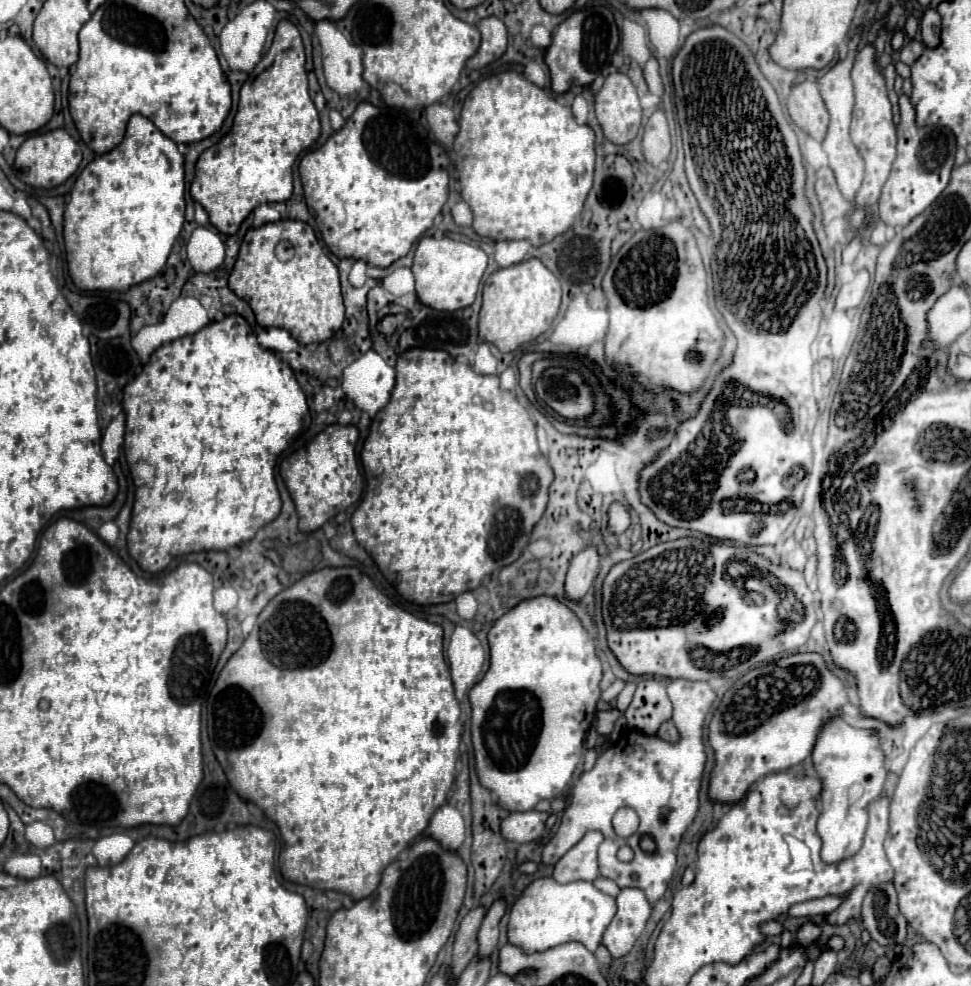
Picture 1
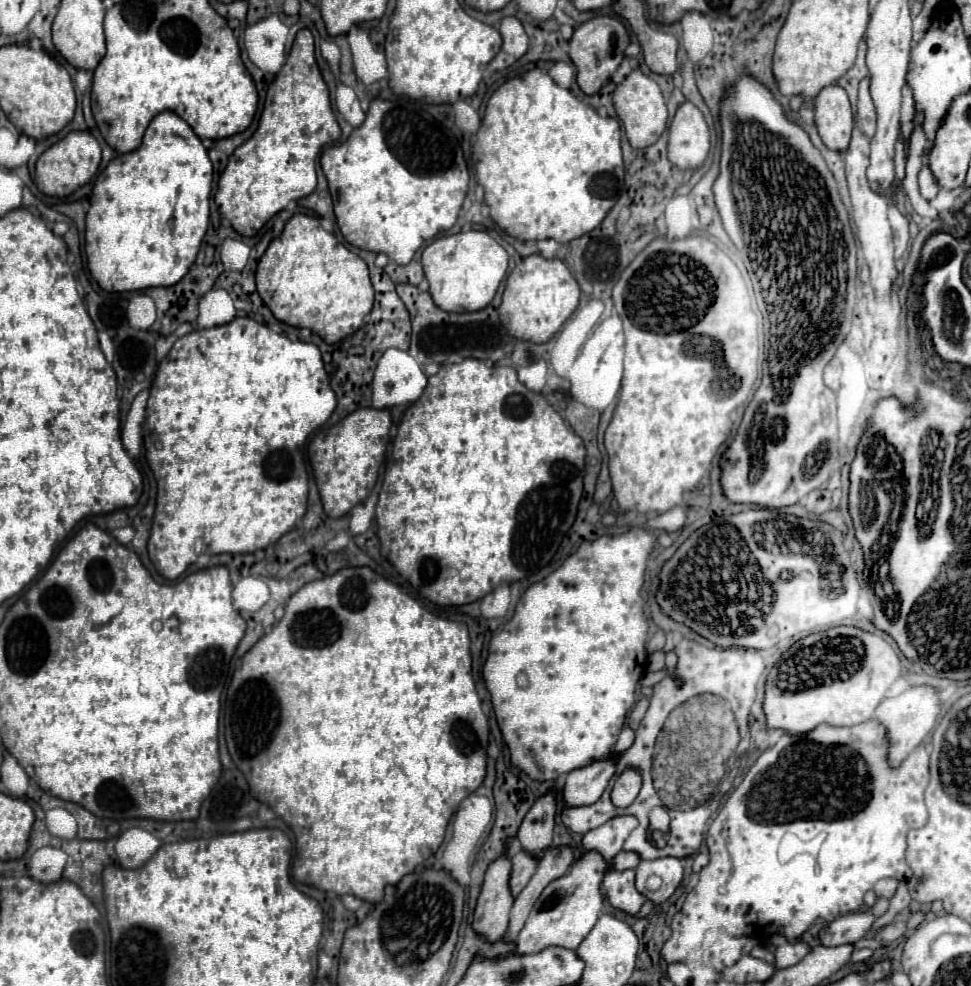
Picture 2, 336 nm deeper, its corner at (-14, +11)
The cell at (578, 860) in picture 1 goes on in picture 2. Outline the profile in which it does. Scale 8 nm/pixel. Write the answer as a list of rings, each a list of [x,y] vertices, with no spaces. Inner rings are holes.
[[[621,815],[609,819],[605,825],[591,829],[583,837],[583,847],[585,849],[595,849],[599,851],[607,861],[611,861],[621,849],[627,839],[627,835],[639,825],[639,821],[633,815]]]

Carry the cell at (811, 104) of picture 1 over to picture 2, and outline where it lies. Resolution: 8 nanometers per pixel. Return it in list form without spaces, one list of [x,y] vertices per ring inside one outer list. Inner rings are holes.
[[[829,85],[821,89],[815,99],[815,123],[827,149],[845,151],[849,147],[853,113],[843,87]]]

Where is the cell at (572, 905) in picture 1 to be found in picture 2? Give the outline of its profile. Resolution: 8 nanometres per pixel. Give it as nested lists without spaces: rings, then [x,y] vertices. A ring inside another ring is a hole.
[[[611,869],[603,879],[603,889],[609,897],[609,903],[615,909],[621,909],[629,915],[637,915],[645,901],[645,895],[635,889],[635,871],[633,869],[627,869],[627,871]]]

